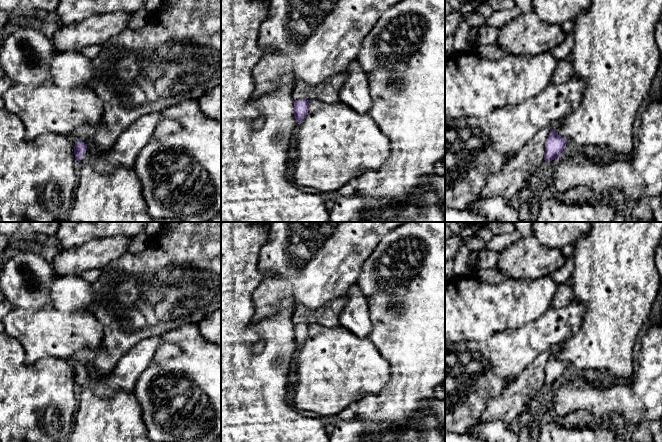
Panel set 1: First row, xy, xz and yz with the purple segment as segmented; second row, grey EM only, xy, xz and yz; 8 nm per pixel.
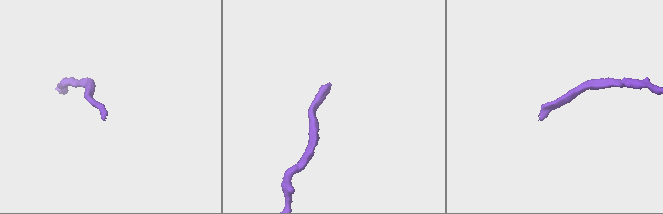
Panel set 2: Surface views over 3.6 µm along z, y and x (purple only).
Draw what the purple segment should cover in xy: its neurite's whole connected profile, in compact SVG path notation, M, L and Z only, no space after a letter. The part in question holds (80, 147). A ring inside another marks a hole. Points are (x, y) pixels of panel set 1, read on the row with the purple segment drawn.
M160 112L143 115L123 132L115 144L101 157L90 156L84 142L75 141L76 161L92 165L97 172L107 175L117 168L133 168L138 154L157 127Z

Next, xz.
M299 99L294 102L294 117L298 123L300 123L306 113L308 107L309 100Z

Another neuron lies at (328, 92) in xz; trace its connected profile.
M346 73L337 74L326 82L311 86L303 82L295 84L293 99L319 100L326 104L340 103L339 90L347 78Z

